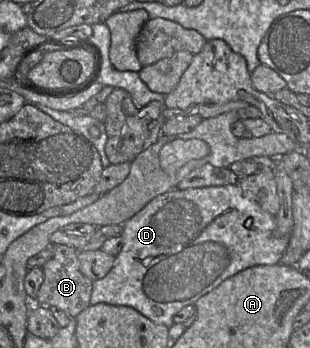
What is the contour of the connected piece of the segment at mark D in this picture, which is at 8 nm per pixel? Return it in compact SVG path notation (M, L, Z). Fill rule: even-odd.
M236 184L176 189L153 198L122 227L123 246L114 266L102 279L93 281L90 304L130 306L156 324L169 323L182 308L194 305L203 295L242 270L280 262L290 236L276 236L276 216L264 211Z

